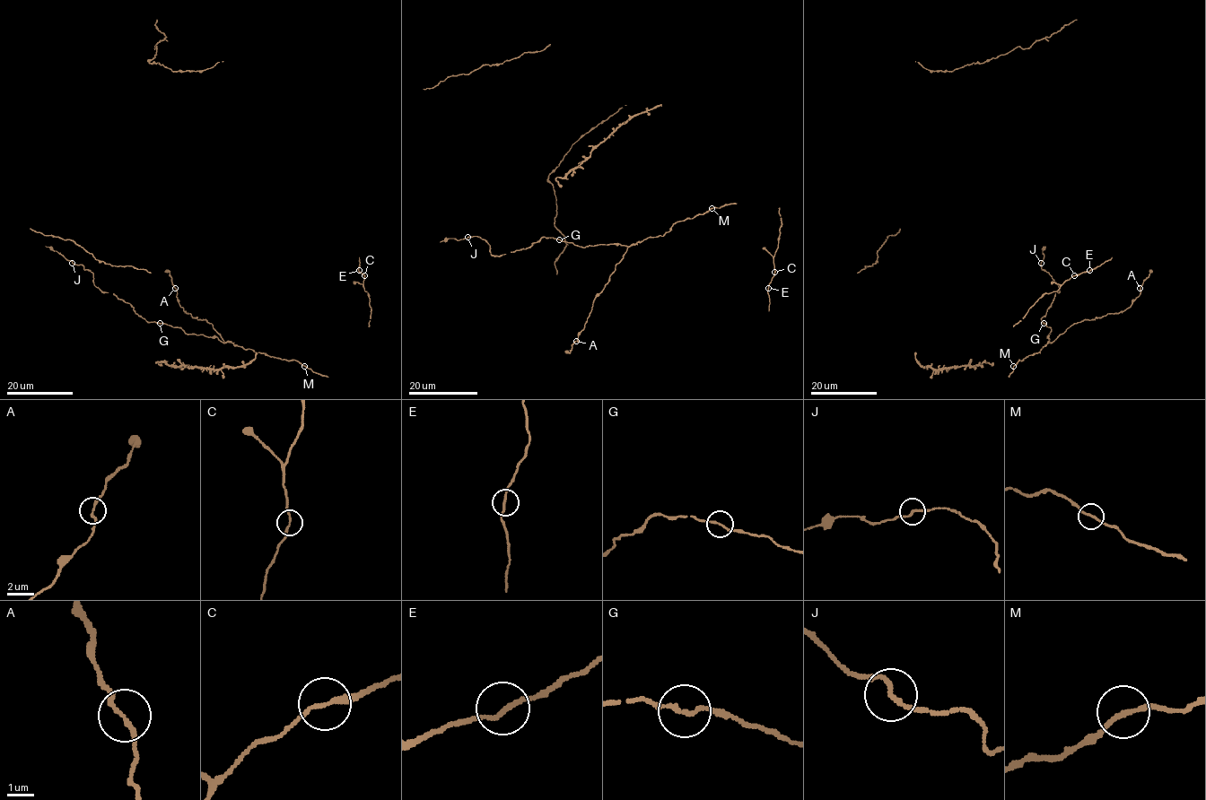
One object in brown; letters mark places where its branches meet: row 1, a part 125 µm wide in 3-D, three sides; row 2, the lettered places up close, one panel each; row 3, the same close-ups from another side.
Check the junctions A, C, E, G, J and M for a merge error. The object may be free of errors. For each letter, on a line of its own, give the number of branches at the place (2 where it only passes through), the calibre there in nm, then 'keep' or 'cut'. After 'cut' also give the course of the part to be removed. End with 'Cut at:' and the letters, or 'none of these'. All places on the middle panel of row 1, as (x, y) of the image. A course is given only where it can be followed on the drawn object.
A: 2 branches meet; 180 nm thick; keep
C: 2 branches meet; 160 nm thick; keep
E: 2 branches meet; 150 nm thick; keep
G: 2 branches meet; 150 nm thick; keep
J: 2 branches meet; 160 nm thick; keep
M: 2 branches meet; 160 nm thick; keep
Cut at: none of these

